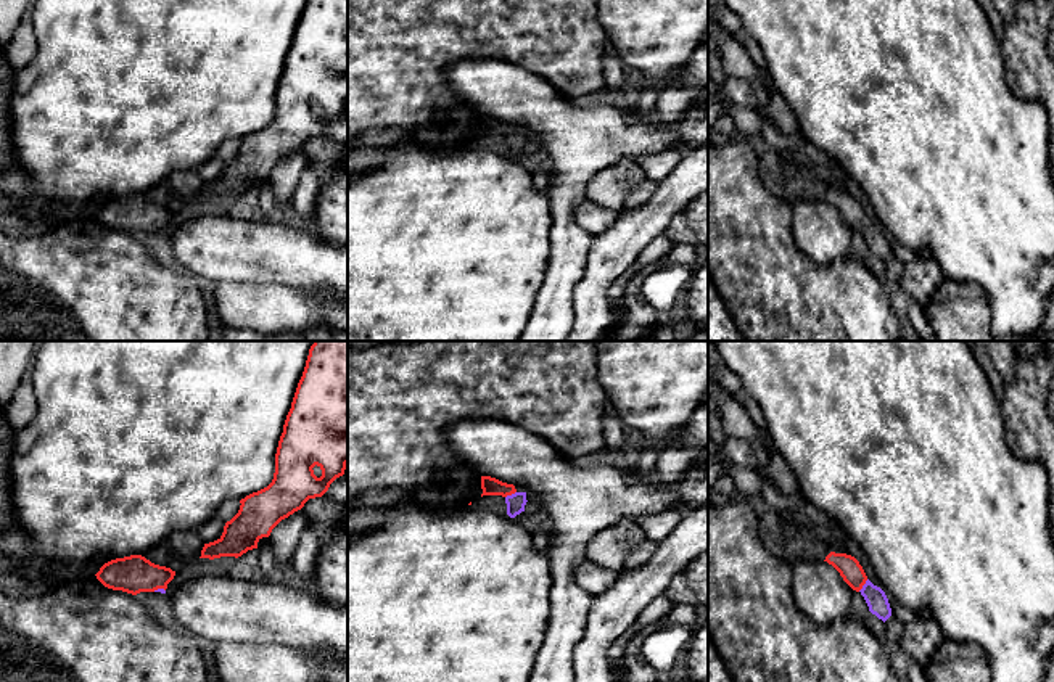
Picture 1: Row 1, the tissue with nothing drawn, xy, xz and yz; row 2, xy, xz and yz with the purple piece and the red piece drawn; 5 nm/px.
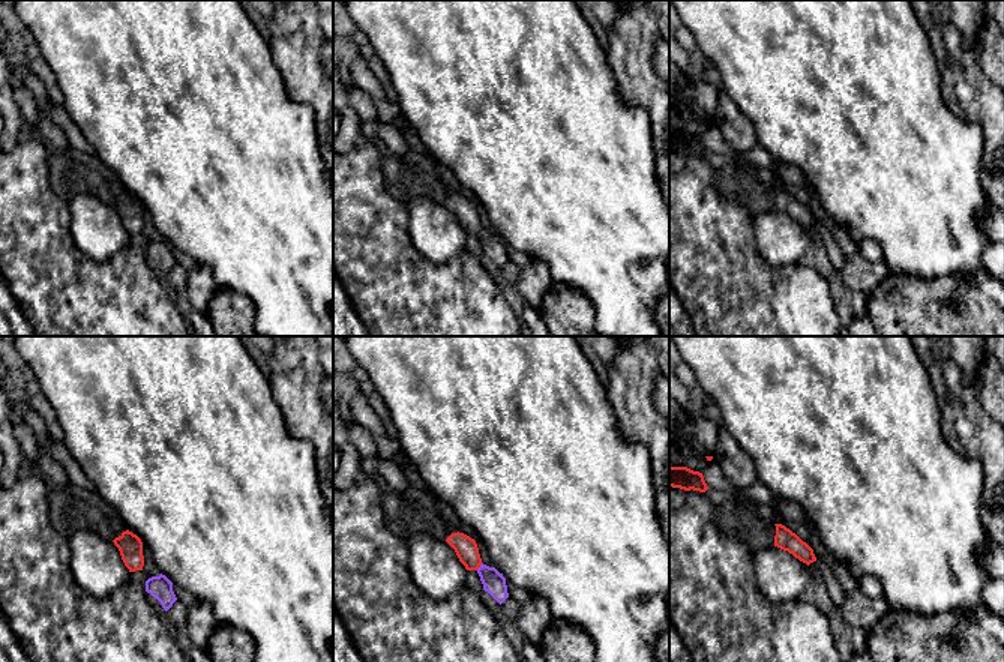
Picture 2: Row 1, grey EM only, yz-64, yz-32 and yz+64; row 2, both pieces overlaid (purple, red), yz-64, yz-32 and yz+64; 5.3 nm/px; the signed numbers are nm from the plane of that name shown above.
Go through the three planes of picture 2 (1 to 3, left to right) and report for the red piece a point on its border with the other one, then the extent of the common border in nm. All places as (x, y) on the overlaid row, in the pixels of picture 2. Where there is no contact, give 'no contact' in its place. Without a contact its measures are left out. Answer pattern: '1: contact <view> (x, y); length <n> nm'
1: no contact
2: contact yz-32 (480, 566); length 50 nm
3: no contact

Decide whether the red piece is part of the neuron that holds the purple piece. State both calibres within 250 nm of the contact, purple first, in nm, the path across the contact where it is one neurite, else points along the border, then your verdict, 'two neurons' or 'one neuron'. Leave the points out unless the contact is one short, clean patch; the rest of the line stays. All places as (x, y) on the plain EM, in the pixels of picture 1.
110 nm thick on the purple side, 110 nm on the other; runs through yz (876, 238), (863, 225), (848, 206); one neuron

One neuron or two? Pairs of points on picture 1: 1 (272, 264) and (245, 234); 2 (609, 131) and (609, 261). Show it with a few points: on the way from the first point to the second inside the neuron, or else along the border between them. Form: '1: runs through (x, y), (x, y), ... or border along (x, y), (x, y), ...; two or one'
1: runs through (264, 256), (250, 242); one
2: border along (594, 237), (584, 274); two

